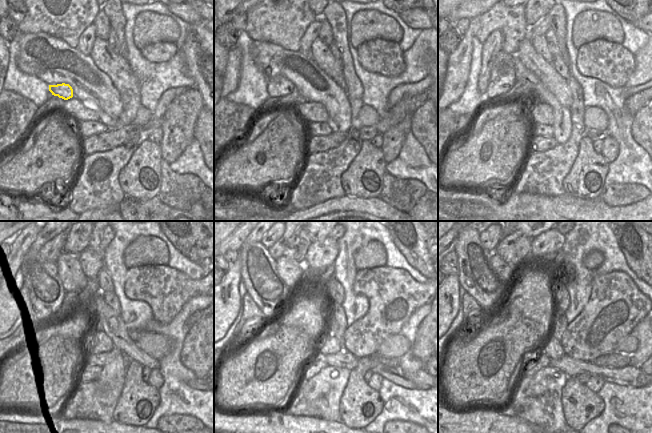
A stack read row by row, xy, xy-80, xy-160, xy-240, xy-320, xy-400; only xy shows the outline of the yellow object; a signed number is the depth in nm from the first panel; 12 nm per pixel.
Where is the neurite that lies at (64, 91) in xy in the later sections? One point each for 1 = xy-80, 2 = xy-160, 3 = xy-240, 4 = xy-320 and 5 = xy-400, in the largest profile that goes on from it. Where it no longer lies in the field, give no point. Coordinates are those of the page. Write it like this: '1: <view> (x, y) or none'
1: xy-80 (279, 86)
2: xy-160 (503, 78)
3: xy-240 (42, 277)
4: xy-320 (258, 268)
5: xy-400 (475, 268)

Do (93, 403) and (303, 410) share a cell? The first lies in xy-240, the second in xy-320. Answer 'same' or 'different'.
same

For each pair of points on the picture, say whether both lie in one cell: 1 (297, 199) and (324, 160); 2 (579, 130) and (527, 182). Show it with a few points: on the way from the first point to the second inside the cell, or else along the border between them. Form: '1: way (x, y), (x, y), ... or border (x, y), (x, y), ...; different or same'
1: way (307, 189), (322, 174), (323, 170); same
2: way (571, 145), (542, 173); same

